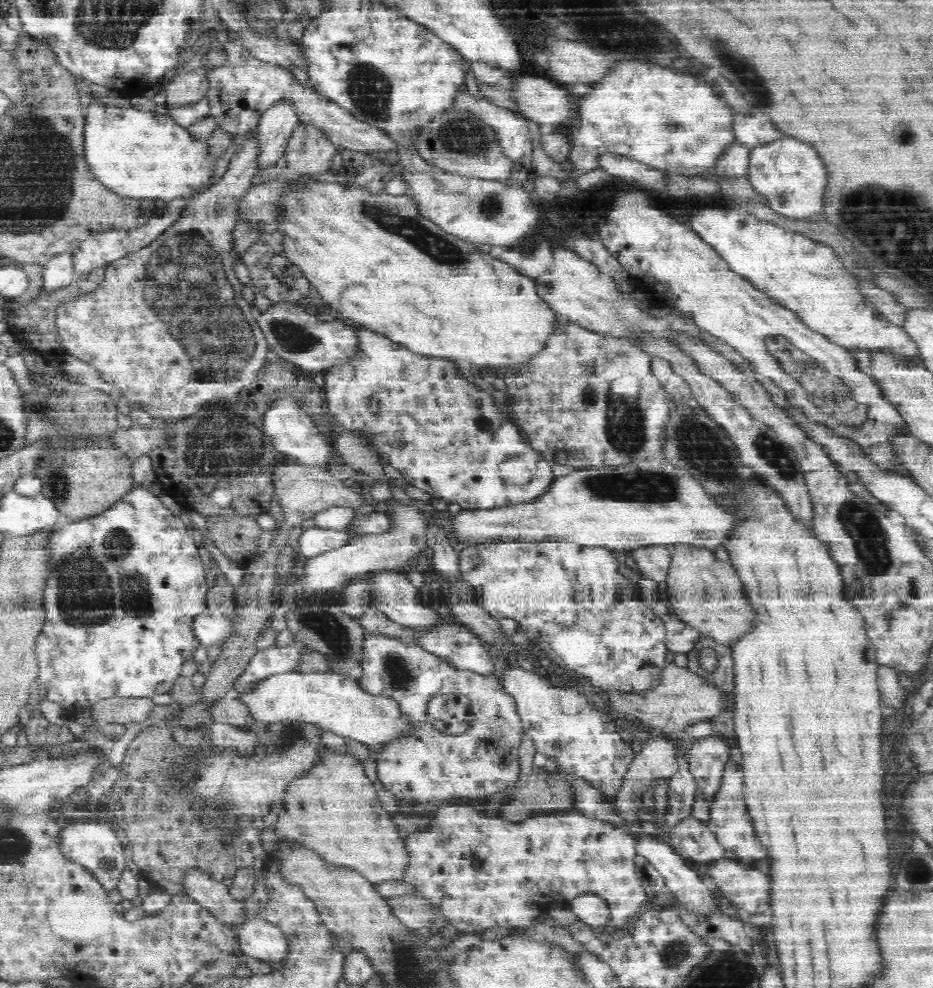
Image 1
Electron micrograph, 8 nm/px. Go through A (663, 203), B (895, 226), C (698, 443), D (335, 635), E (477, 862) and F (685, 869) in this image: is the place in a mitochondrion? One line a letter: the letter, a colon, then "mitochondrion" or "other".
A: other
B: mitochondrion
C: mitochondrion
D: mitochondrion
E: other
F: other

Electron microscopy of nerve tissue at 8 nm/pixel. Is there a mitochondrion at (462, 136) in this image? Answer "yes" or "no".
yes

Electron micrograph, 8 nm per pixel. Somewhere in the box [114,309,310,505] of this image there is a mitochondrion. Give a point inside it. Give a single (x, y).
(206, 454)

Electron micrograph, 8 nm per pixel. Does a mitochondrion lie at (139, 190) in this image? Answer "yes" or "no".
no

